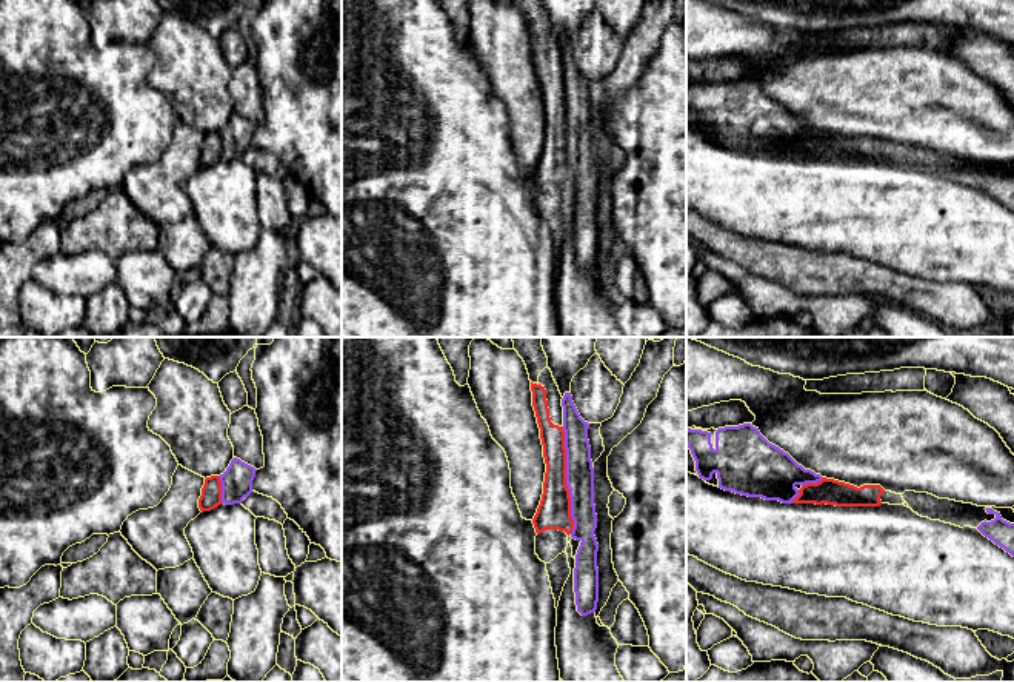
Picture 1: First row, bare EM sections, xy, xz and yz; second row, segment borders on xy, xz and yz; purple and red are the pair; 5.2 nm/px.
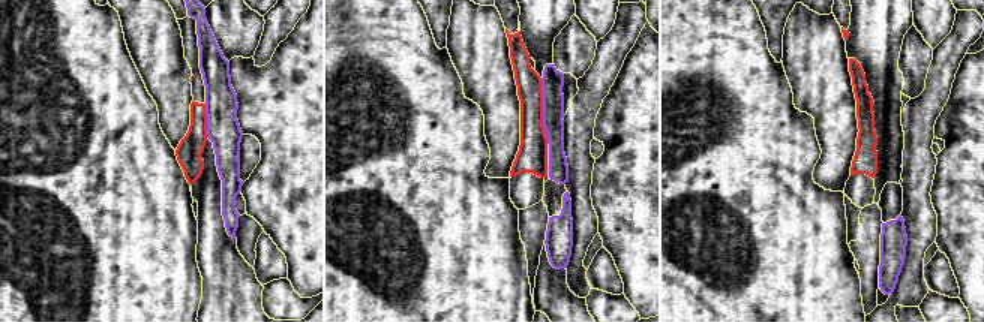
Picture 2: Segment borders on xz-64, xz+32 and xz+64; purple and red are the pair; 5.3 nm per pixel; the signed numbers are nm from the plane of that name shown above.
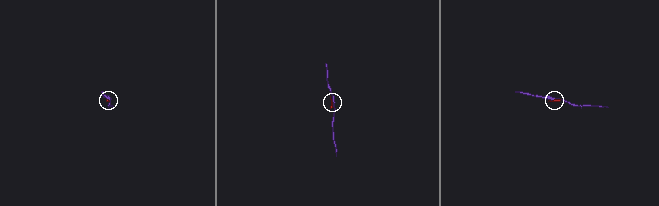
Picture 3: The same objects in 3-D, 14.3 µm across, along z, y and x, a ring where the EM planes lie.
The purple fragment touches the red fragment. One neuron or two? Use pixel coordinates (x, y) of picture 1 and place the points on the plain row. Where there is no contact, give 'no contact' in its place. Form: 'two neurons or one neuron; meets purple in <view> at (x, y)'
two neurons; meets purple in xz at (567, 136)

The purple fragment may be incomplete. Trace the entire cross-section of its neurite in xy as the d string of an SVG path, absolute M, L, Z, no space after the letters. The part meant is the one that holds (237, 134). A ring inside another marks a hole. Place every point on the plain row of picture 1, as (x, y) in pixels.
M234 112L226 126L218 131L222 137L222 159L242 159L252 148L255 126L254 122Z

